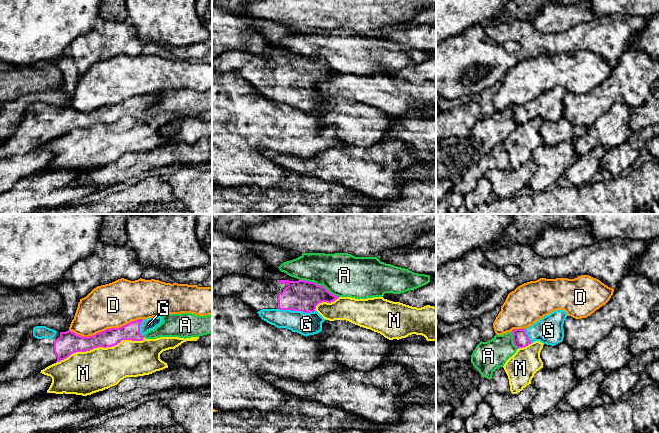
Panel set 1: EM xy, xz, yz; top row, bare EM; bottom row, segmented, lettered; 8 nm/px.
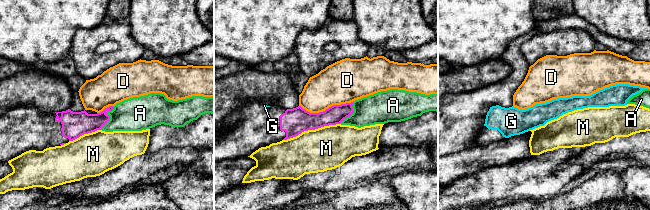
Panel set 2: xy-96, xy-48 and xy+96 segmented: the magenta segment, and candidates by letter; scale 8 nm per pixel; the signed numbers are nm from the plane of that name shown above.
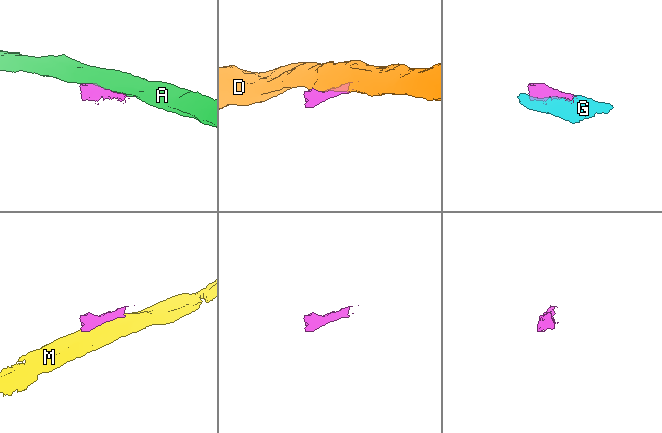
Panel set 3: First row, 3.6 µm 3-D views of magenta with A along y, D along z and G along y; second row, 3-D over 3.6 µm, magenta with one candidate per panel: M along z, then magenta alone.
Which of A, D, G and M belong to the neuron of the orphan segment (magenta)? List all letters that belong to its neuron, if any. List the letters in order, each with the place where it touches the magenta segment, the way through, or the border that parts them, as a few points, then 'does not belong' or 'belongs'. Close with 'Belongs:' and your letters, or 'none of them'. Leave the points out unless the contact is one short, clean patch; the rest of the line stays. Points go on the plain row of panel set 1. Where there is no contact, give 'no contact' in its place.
A: contact xz (319, 61); does not belong
D: contact xy (106, 105); does not belong
G: contact xz (296, 86); belongs
M: contact xy (100, 122); does not belong
Belongs: G

